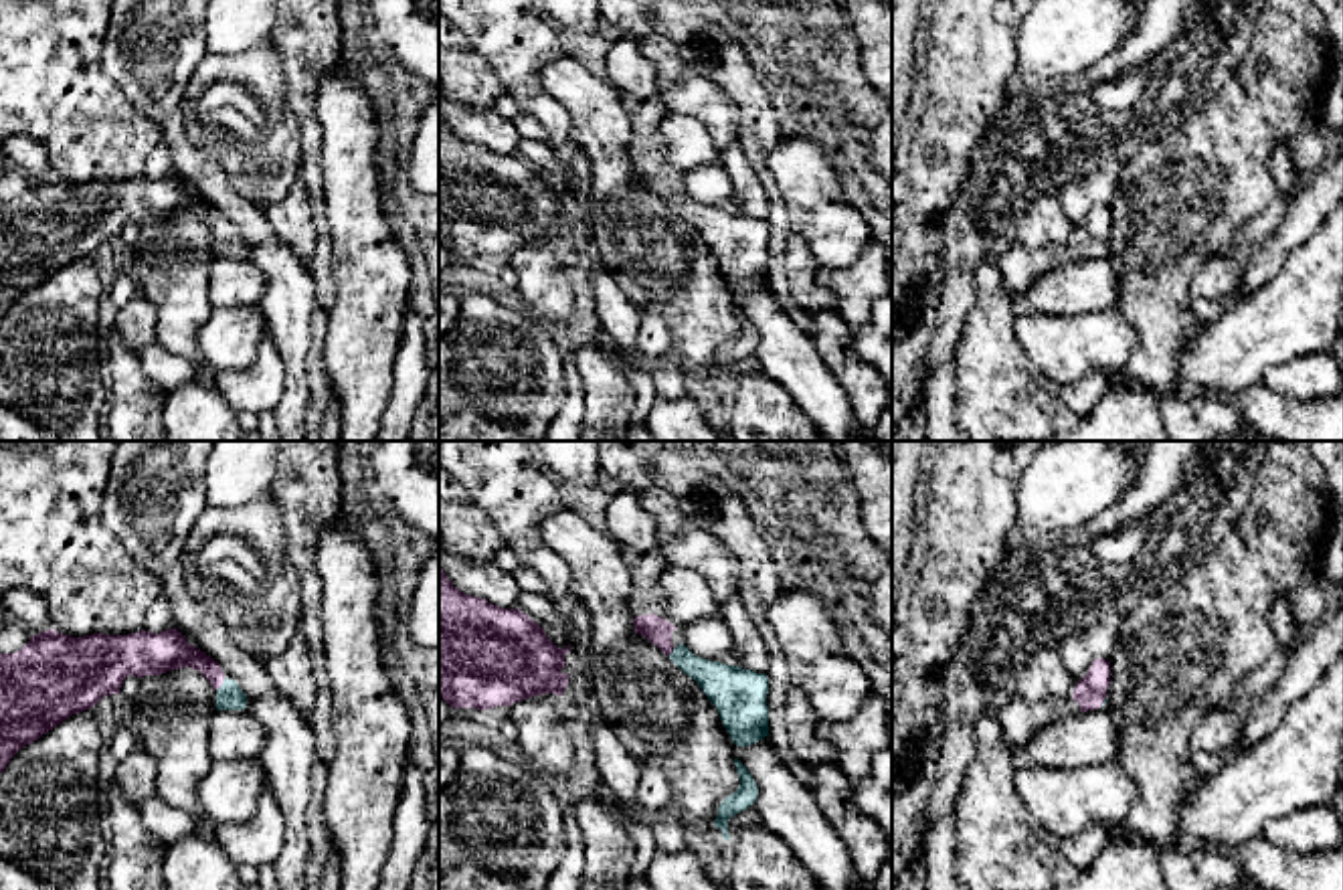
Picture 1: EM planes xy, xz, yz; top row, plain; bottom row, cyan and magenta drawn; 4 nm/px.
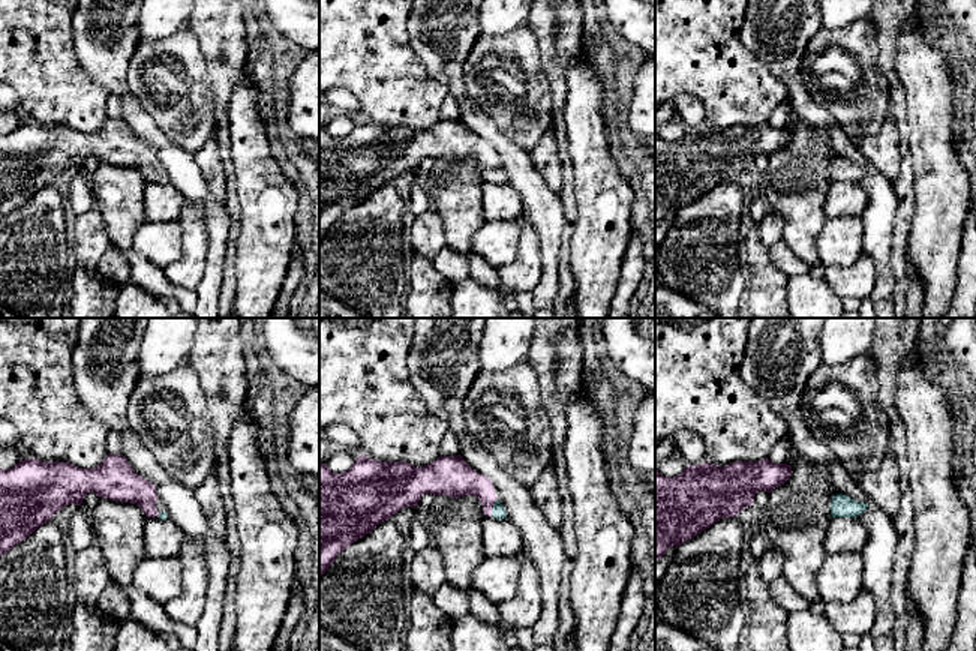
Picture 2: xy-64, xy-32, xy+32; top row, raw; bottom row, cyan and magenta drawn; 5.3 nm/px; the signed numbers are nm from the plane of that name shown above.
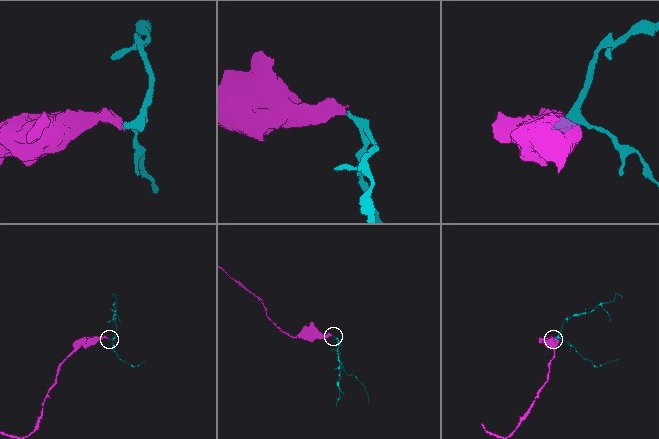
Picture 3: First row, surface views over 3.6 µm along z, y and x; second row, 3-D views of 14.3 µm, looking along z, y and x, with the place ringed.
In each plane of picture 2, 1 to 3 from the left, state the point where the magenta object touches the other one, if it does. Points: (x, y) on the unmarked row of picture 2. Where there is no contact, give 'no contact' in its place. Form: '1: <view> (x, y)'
1: xy-64 (159, 179)
2: xy-32 (493, 171)
3: no contact

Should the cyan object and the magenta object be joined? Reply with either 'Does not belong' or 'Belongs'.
Belongs

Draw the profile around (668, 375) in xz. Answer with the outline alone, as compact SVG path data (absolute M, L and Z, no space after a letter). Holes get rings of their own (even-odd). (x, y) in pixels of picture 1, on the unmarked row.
M676 354L663 360L647 362L653 376L655 394L665 400L676 400L686 394L688 372L678 362Z

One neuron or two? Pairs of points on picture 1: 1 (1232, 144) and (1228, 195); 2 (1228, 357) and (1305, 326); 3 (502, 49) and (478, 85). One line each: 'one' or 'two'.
1: one
2: one
3: two

